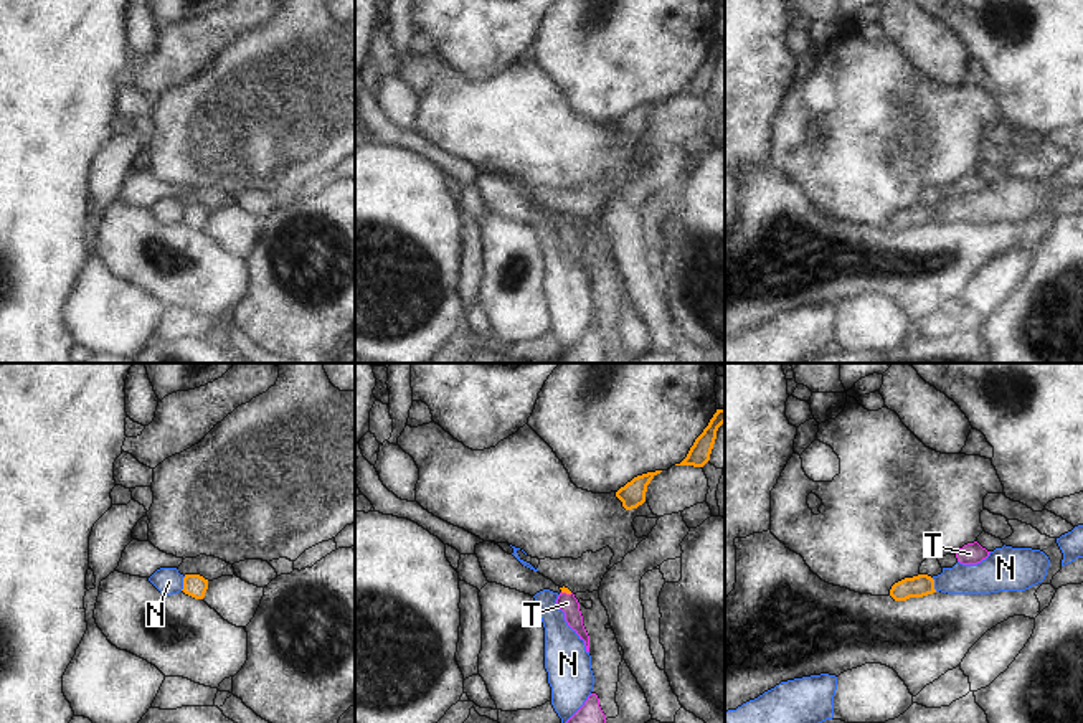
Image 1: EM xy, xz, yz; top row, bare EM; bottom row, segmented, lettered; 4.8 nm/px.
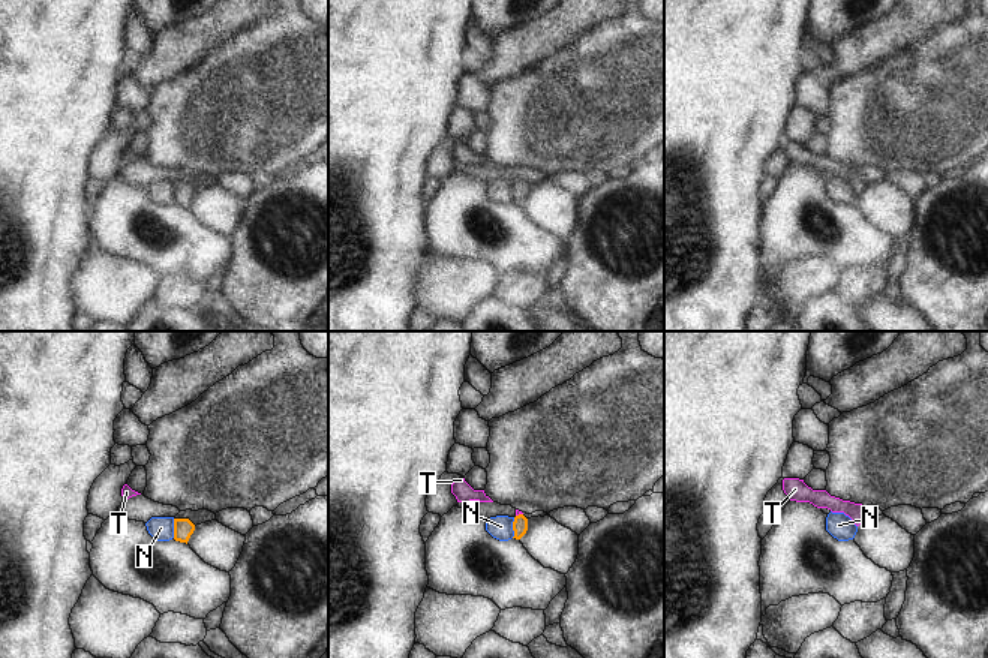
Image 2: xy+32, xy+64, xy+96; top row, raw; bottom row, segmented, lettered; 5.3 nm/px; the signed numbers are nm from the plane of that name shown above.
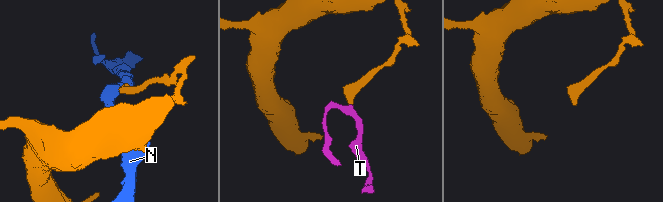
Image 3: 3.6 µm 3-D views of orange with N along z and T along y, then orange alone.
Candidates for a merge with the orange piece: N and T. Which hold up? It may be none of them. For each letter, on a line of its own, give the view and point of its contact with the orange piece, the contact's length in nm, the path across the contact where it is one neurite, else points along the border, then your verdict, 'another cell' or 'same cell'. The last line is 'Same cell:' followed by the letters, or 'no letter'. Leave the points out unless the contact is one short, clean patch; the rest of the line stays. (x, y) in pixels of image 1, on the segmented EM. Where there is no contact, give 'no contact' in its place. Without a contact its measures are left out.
N: contact xy (184, 583); length 80 nm; another cell
T: contact xz (567, 593); length 60 nm; way xz (563, 590), (567, 593), (567, 603); same cell
Same cell: T

